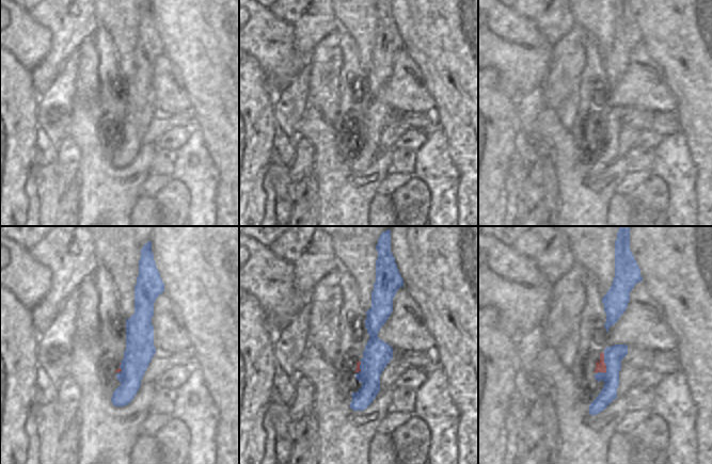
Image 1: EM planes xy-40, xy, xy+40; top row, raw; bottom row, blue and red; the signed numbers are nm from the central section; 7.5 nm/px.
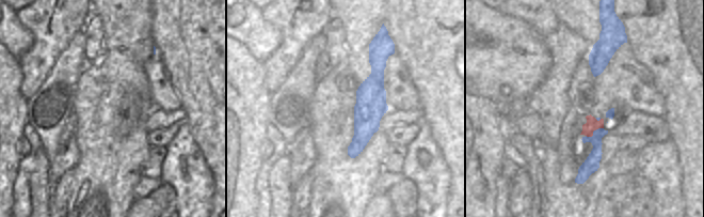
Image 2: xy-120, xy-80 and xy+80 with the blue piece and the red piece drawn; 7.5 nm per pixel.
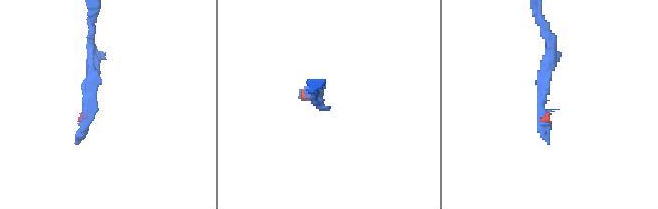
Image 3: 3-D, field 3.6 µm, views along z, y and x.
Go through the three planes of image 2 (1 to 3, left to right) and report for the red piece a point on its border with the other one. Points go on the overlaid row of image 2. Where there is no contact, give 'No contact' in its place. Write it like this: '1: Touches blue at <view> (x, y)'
1: No contact
2: No contact
3: Touches blue at xy+80 (593, 132).

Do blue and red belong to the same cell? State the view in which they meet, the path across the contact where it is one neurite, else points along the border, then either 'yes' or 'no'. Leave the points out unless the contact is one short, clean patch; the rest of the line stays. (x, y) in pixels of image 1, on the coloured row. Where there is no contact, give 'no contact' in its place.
contact in xy+40; way xy+40 (613, 355), (606, 367), (600, 366); yes

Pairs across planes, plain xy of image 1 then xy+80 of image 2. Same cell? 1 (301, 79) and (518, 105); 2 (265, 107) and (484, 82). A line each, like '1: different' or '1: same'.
1: same
2: different

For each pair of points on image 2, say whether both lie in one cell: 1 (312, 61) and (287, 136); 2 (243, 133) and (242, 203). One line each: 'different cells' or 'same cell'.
1: same cell
2: same cell

